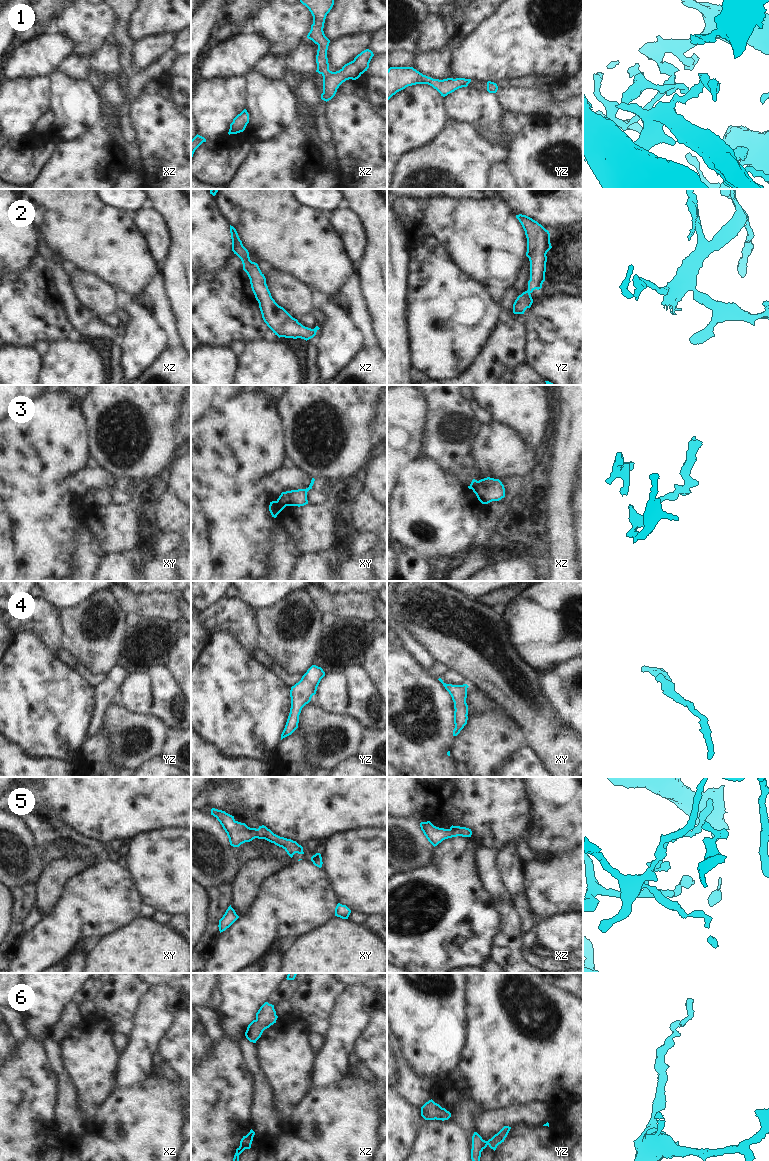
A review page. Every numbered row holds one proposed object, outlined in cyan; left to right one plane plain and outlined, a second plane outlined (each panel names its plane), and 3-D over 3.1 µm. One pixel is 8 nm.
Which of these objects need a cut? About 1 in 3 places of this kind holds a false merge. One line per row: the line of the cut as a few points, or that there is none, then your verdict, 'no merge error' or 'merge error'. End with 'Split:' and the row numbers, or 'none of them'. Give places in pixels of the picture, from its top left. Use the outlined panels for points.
1: cut none; no merge error
2: cut none; no merge error
3: cut xy (276, 501), (284, 507); merge error
4: cut none; no merge error
5: cut none; no merge error
6: cut none; no merge error
Split: 3

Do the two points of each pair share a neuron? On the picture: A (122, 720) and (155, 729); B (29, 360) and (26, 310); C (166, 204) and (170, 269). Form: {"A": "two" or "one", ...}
{"A": "one", "B": "two", "C": "one"}

